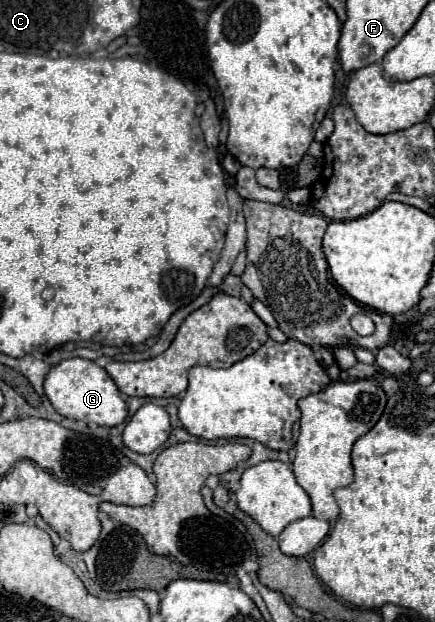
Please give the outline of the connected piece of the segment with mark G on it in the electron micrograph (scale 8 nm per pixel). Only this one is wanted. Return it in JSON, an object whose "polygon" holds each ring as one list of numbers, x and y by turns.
{"polygon":[[68,358,54,366,44,380,44,394,58,414,72,420,88,420,98,426,114,427,122,424,128,416,126,402,108,372,86,358]]}

